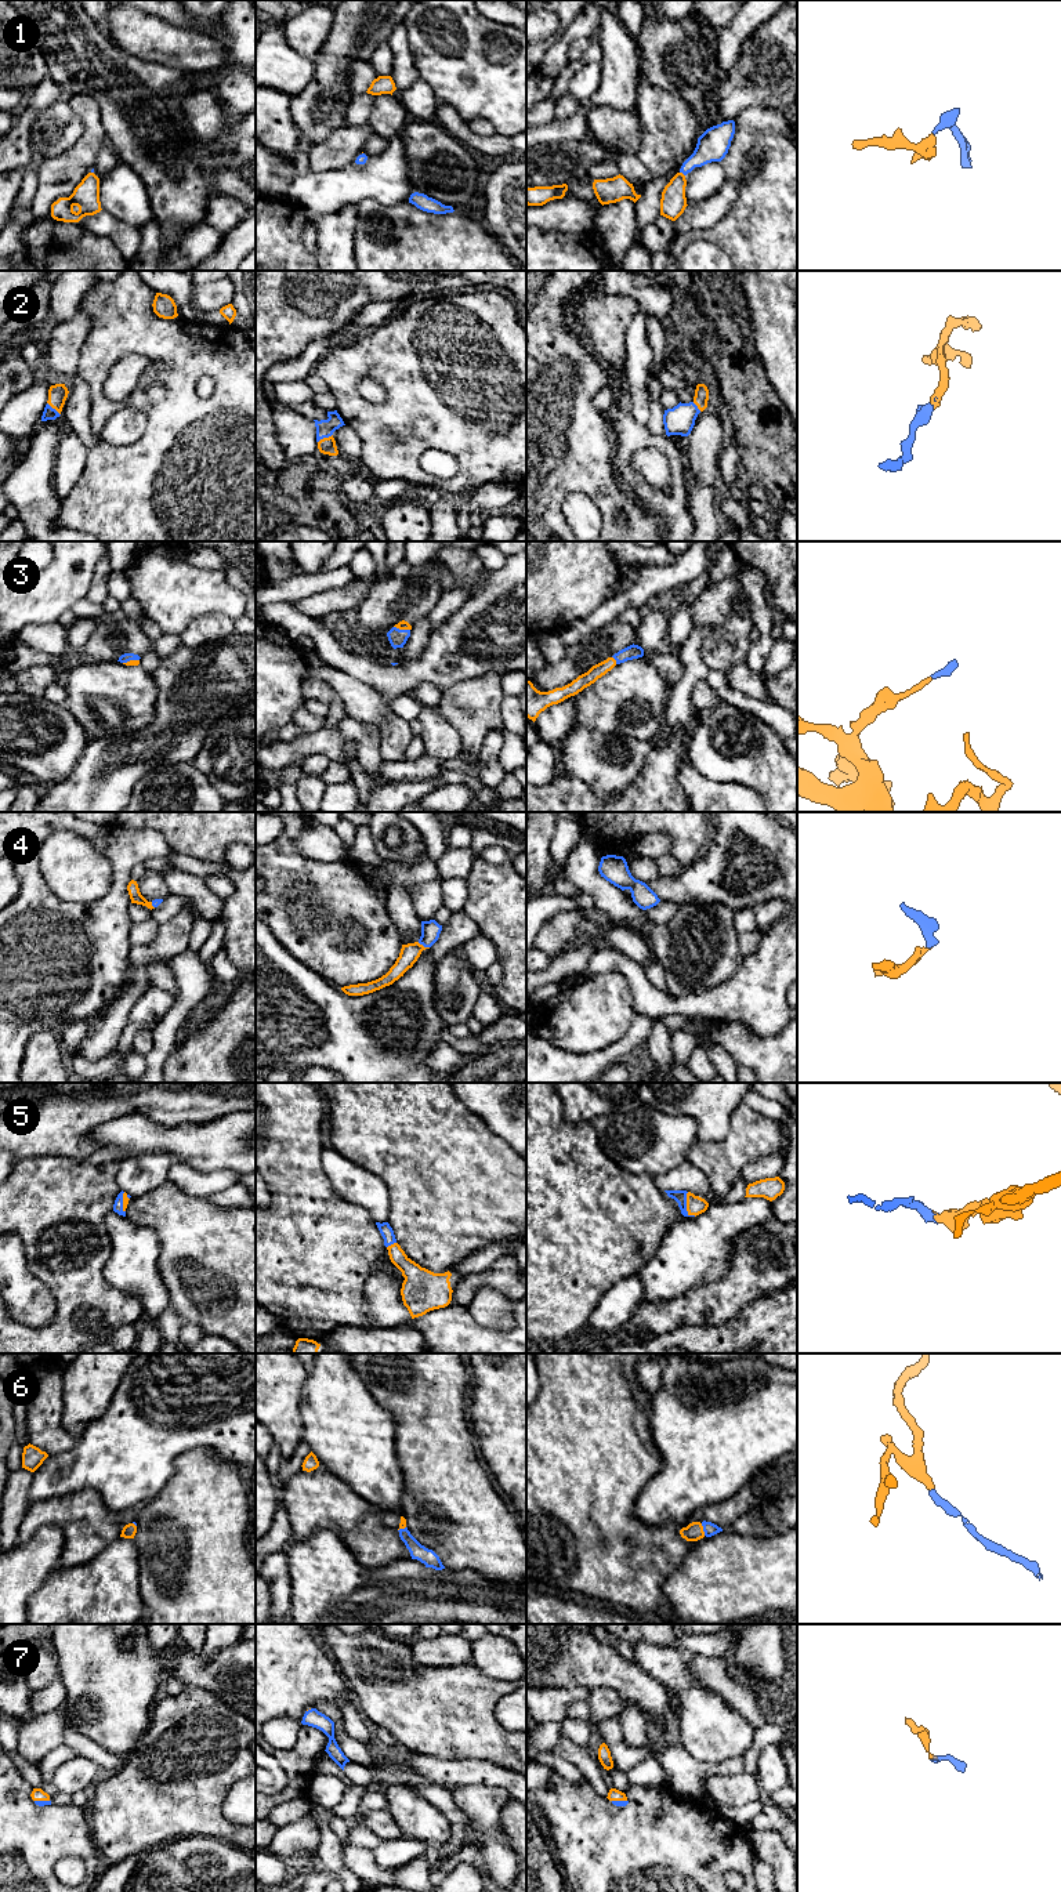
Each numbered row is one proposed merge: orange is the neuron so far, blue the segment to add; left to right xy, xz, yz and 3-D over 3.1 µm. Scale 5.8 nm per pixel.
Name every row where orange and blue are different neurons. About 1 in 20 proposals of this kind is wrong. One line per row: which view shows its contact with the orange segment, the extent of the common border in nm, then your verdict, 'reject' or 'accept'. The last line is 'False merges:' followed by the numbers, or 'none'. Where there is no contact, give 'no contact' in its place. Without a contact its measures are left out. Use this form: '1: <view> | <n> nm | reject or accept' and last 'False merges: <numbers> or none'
1: yz | 40 nm | accept
2: xz | 100 nm | accept
3: xz | 100 nm | accept
4: xz | 80 nm | accept
5: yz | 150 nm | accept
6: yz | 80 nm | accept
7: xy | 90 nm | accept
False merges: none

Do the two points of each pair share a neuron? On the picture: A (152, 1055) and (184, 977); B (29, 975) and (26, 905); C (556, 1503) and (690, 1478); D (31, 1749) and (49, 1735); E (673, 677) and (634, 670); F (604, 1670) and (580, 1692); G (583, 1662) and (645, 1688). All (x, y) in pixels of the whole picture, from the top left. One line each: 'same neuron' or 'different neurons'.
A: same neuron
B: same neuron
C: different neurons
D: same neuron
E: different neurons
F: different neurons
G: same neuron

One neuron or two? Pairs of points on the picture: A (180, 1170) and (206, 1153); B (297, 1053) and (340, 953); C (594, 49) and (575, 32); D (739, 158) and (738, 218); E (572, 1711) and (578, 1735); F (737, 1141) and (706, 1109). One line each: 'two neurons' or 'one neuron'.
A: two neurons
B: two neurons
C: two neurons
D: one neuron
E: one neuron
F: two neurons

